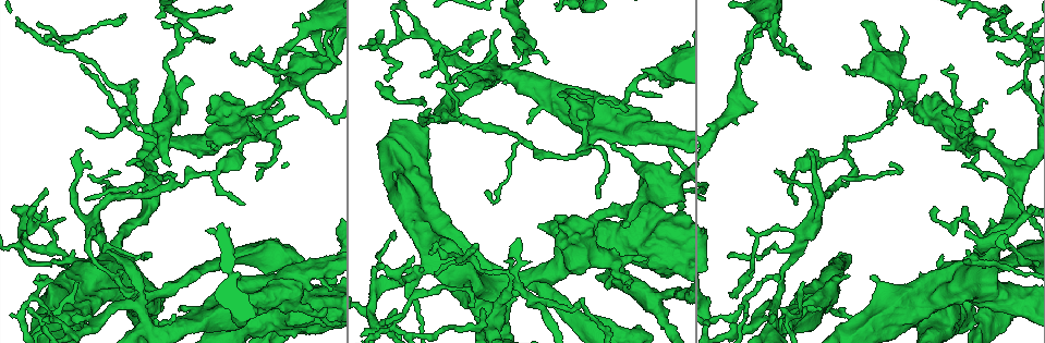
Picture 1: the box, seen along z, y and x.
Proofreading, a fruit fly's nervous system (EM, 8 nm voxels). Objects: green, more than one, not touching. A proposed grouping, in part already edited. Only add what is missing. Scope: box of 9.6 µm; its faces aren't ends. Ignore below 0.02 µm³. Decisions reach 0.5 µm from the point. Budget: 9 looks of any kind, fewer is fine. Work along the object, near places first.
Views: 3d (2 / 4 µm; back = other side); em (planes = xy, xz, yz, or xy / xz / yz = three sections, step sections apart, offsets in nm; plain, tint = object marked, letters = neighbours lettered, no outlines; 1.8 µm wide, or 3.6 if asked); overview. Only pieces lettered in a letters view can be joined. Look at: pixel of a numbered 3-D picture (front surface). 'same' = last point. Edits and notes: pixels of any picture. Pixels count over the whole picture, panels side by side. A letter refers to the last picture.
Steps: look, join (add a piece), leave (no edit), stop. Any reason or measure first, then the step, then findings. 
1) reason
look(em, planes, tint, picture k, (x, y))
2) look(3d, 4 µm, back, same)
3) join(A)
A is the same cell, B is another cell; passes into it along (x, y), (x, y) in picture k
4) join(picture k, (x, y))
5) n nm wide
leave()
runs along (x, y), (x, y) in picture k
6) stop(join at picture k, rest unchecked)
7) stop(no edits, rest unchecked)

a fork
look(em, 3.6 µm, xz, step 4, letters, picture 1, (374, 329))

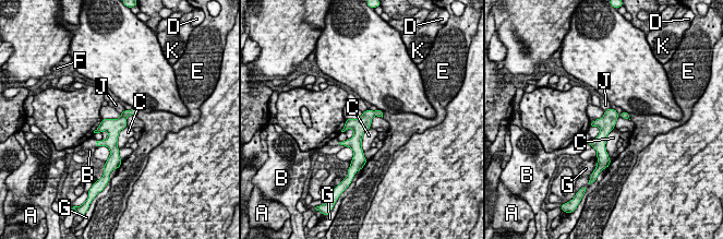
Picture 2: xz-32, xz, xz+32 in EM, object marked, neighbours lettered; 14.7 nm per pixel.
240 nm wide; C touches over 400 nm
leave()
A, B, C, D, E, F, G, J and K are other cells; none of them fits

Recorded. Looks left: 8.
four-way junction
look(3d, 4 µm, picture 1, (50, 251))

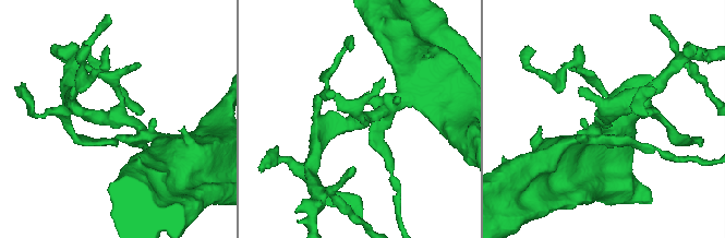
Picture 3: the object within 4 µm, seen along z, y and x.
look(em, planes, tint, picture 3, (603, 118))

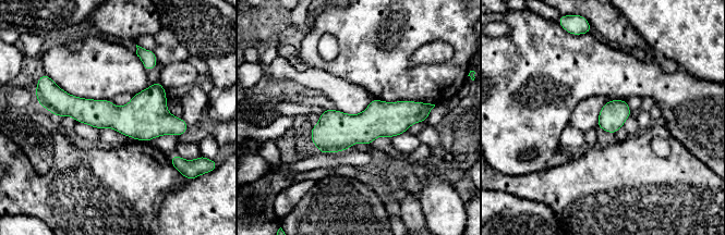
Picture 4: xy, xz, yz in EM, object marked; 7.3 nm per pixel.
look(em, planes, letters, same)

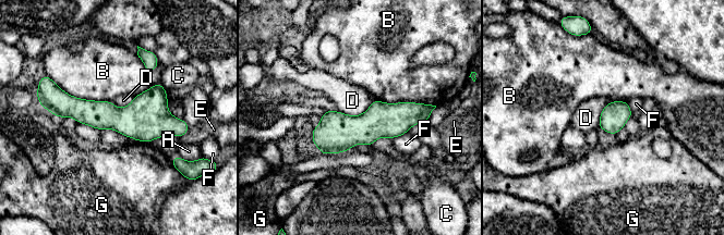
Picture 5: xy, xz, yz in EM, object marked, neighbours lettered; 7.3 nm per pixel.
leave()
A, B, C, D, E, F and G are other cells; none of them fits

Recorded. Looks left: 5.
thick turns thin
look(em, 3.6 µm, planes, letters, picture 1, (313, 318))

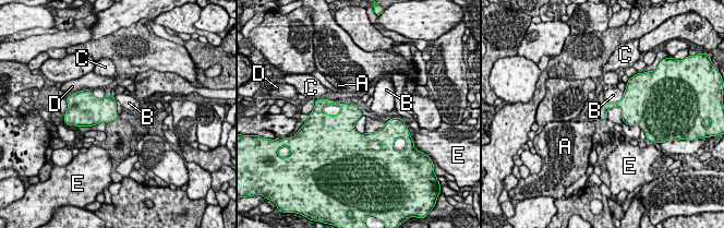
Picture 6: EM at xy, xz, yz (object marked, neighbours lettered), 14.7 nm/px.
160 nm wide
leave()
A, B, C, D and E are other cells; border along (624, 91), (618, 100), (604, 100) in picture 6; no lettered piece goes on from it

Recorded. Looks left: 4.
thin end
look(em, planes, tint, picture 1, (902, 28))

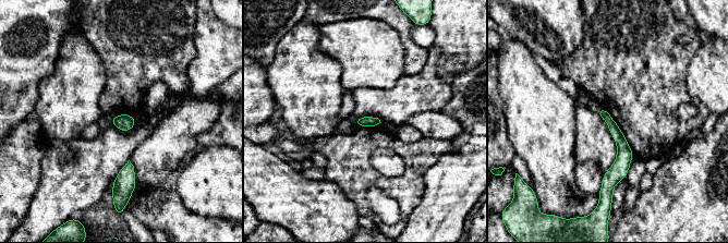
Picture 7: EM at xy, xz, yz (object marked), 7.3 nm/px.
look(em, planes, letters, same)

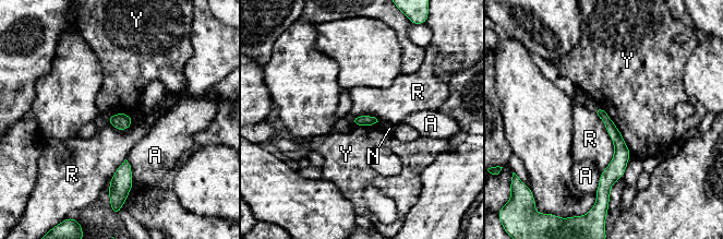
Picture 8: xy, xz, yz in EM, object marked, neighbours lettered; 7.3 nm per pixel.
leave()
A, N, R and Y are other cells; runs along (600, 112), (618, 141), (601, 186) in picture 8; none of them fits

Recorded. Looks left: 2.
stop(no edits, rest unchecked)

